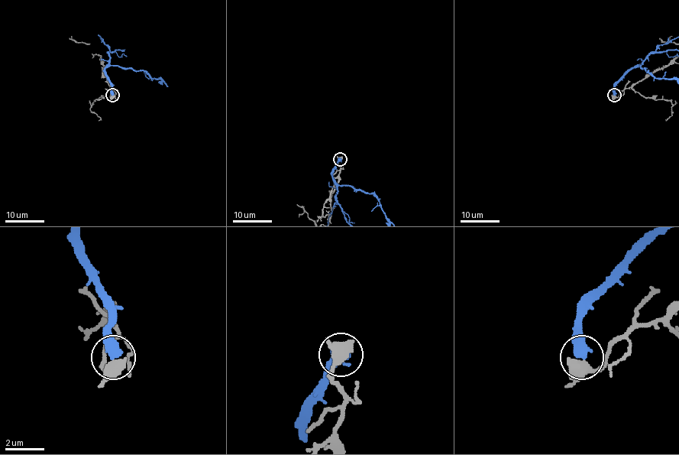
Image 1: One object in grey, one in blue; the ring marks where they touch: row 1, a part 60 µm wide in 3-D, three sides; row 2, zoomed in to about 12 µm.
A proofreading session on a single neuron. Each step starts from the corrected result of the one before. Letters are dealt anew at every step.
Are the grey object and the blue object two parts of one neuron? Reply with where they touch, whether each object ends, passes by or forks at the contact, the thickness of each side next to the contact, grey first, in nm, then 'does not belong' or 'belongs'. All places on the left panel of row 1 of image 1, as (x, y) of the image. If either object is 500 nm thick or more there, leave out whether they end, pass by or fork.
(112, 95) | 460/600 nm | does not belong

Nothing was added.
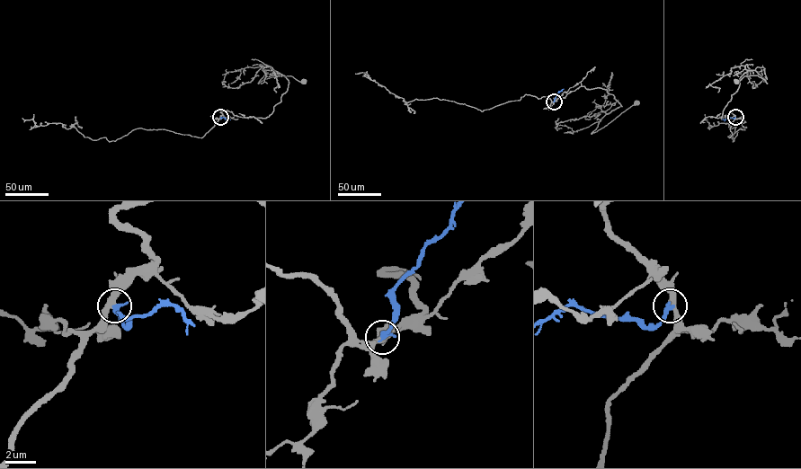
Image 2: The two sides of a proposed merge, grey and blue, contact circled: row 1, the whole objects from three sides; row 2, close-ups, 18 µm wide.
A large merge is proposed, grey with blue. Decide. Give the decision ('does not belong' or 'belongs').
does not belong

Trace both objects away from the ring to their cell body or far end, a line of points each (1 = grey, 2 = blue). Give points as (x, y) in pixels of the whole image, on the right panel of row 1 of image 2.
1: (734, 117), (732, 110), (719, 118), (743, 73), (754, 70), (767, 83), (758, 75), (744, 75), (736, 82)
2: (734, 117), (722, 119)

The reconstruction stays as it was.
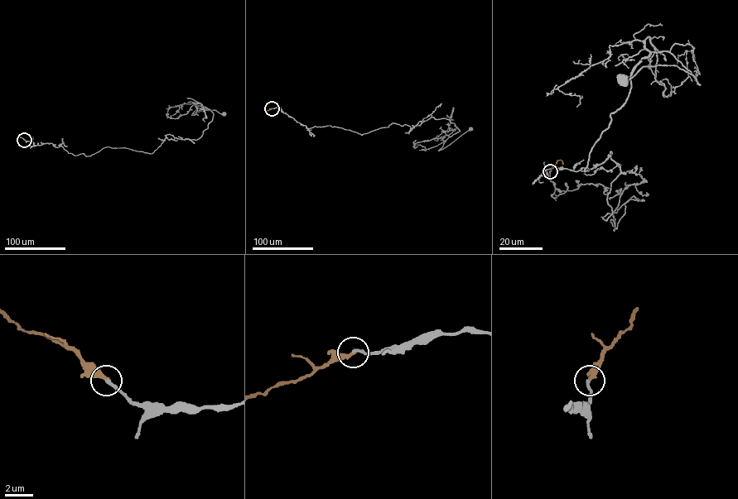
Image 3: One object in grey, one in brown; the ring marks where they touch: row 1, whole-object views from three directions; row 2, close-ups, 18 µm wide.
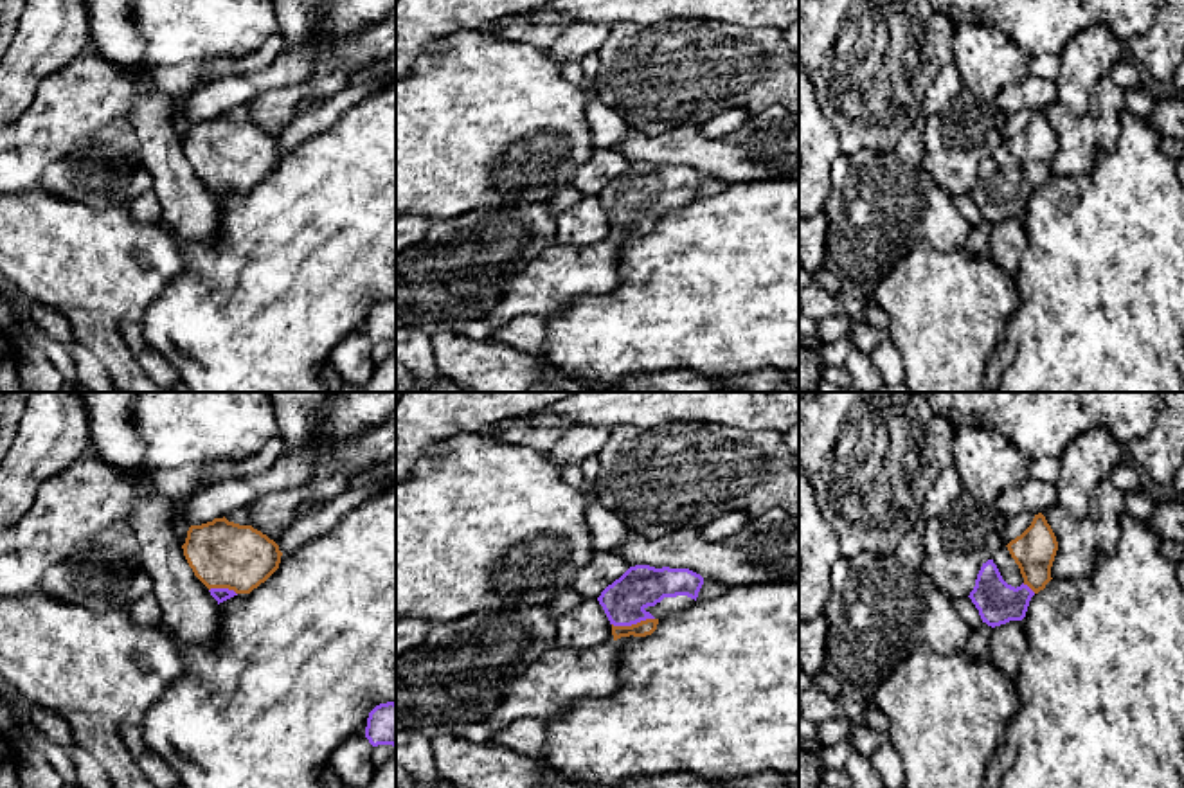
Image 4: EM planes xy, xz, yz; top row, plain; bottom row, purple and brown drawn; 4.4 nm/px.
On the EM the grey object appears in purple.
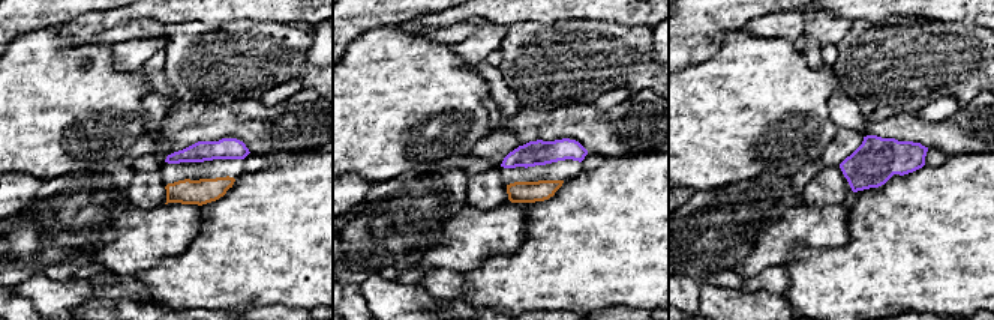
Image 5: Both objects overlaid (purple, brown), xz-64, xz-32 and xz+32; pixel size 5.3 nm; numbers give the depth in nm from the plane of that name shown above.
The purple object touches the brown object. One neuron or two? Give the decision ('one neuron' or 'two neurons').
one neuron

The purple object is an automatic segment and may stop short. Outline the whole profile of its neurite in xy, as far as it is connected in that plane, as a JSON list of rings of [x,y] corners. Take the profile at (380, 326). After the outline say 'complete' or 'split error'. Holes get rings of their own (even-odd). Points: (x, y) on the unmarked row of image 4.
[[[396,300],[376,302],[367,315],[365,335],[372,344],[392,342],[396,345]]]; complete

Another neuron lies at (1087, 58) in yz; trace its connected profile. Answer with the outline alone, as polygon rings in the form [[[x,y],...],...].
[[[1090,25],[1058,56],[1056,101],[1072,115],[1083,115],[1090,108],[1092,88],[1125,58],[1125,45],[1105,25]]]

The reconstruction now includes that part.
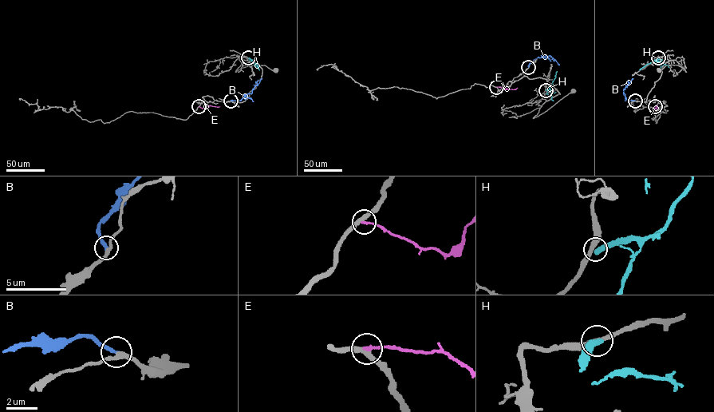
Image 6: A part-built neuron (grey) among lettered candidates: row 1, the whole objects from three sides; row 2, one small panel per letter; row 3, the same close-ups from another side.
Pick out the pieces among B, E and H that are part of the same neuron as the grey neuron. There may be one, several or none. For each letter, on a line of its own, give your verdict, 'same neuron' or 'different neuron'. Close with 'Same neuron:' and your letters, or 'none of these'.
B: same neuron
E: different neuron
H: different neuron
Same neuron: B

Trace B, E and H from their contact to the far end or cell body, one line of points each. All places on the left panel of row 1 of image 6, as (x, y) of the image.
B: (230, 101), (239, 100), (244, 95), (251, 93), (262, 78)
E: (199, 106), (219, 106)
H: (248, 57), (254, 61), (258, 69)

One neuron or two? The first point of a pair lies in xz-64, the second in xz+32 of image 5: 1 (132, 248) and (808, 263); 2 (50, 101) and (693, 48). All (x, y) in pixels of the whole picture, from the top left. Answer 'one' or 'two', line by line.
1: two
2: two

